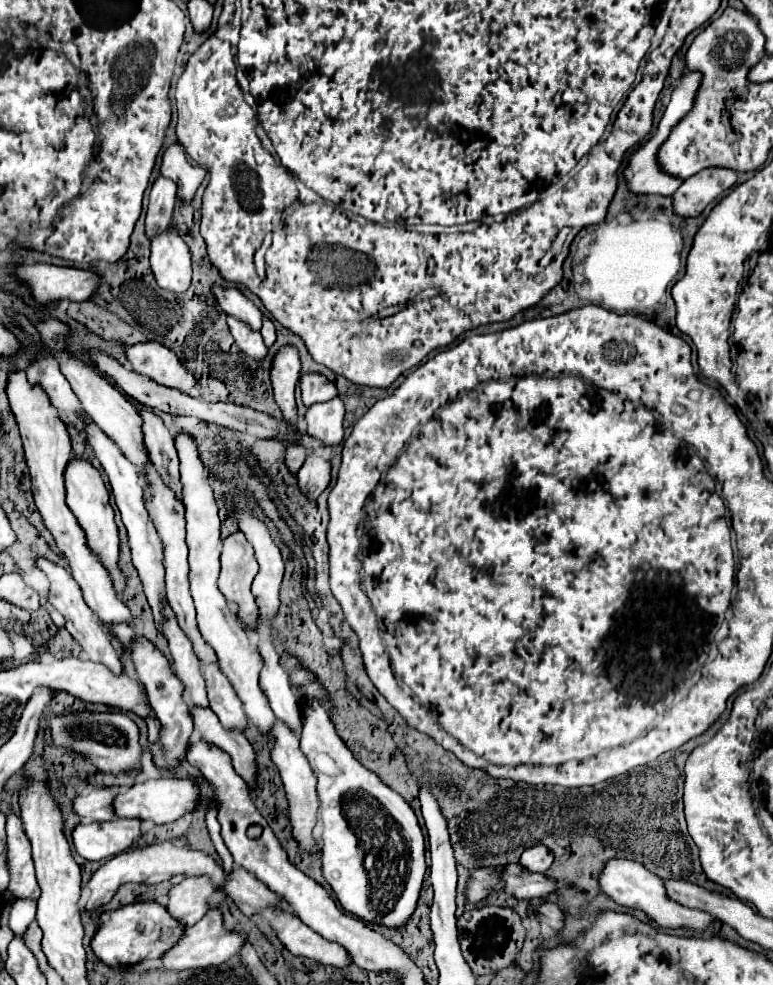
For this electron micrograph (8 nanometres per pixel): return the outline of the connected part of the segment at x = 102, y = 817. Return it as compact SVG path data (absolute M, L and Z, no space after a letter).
M91 787L73 801L73 809L83 821L113 821L117 817L113 807L115 797L117 791L113 787Z

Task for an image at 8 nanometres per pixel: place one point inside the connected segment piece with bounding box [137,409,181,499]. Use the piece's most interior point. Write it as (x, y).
(159, 441)

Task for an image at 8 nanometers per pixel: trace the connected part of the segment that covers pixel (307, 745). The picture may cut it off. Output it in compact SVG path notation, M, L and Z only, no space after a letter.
M317 699L301 701L301 751L317 775L321 801L321 869L345 911L369 923L401 927L415 911L425 865L425 843L417 817L401 795L365 769L335 733Z

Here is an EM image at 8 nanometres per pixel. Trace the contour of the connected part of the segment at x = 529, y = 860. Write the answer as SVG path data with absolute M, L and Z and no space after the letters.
M535 845L521 855L521 865L529 871L545 873L553 863L553 853L545 845Z

